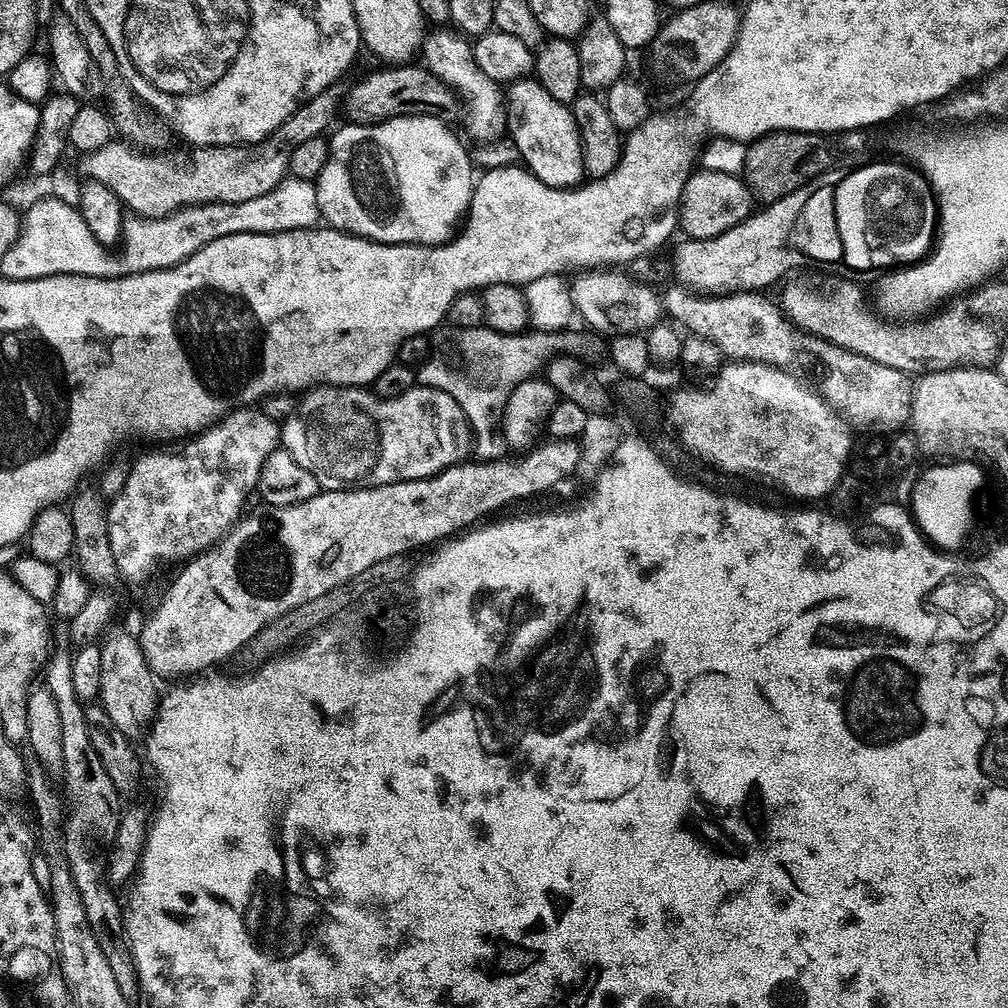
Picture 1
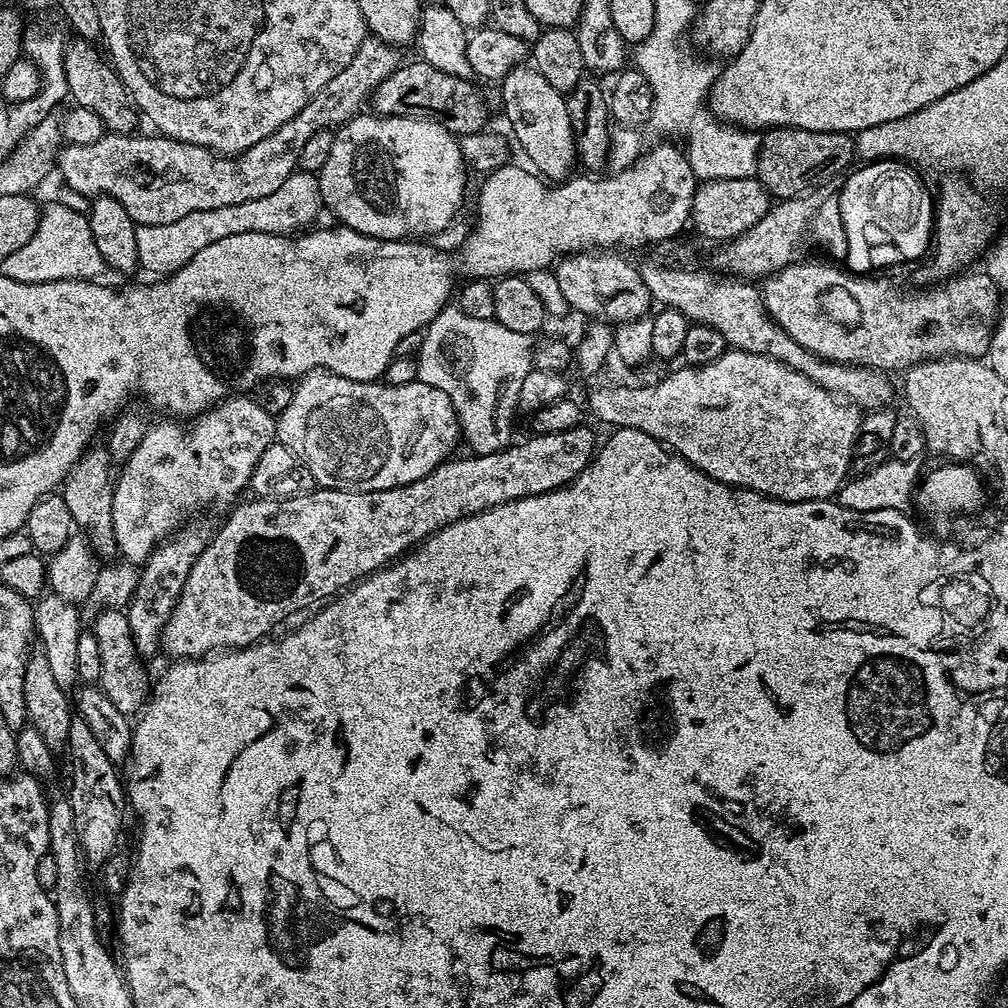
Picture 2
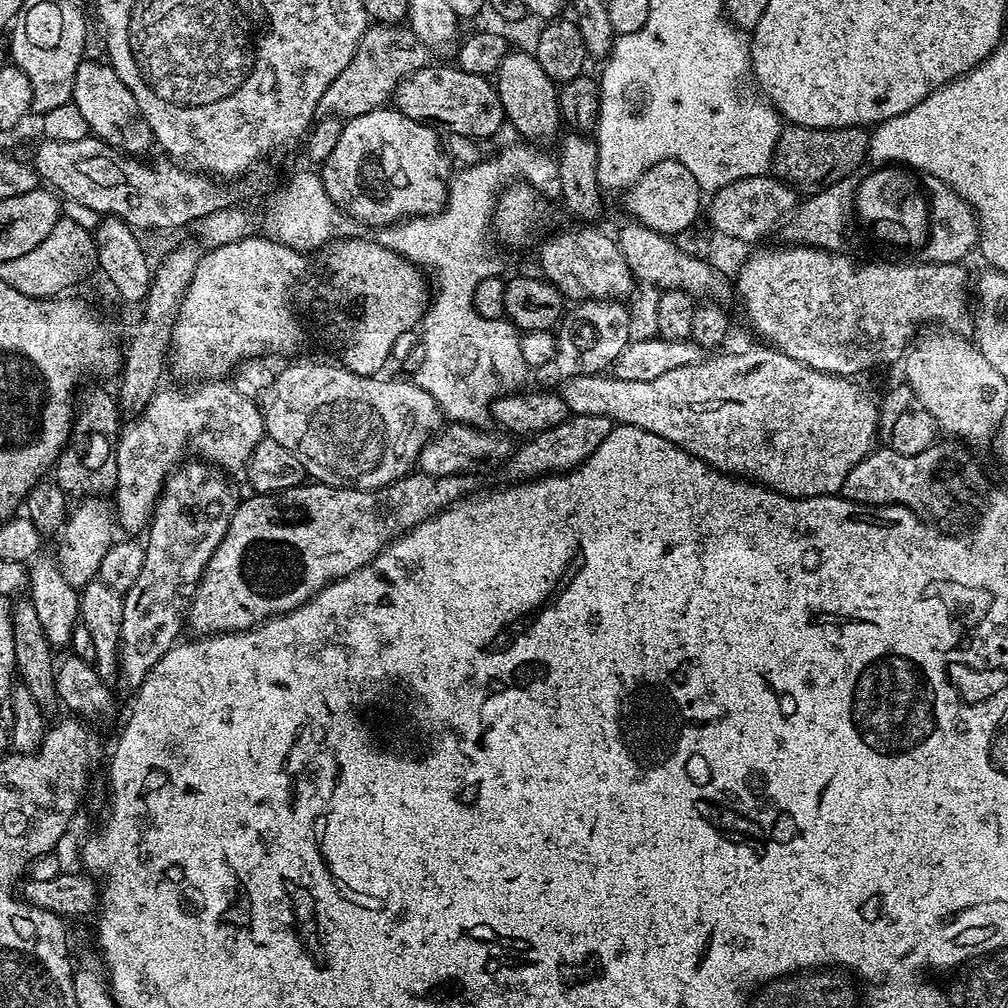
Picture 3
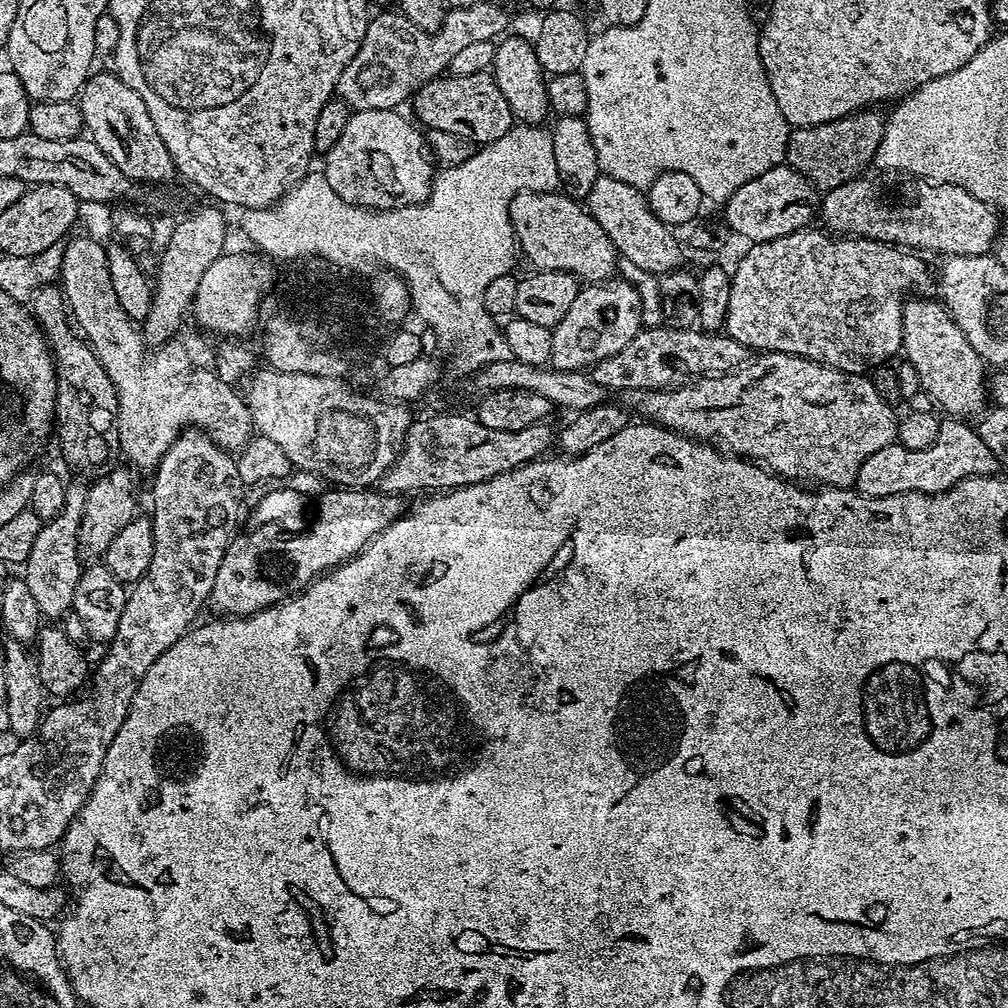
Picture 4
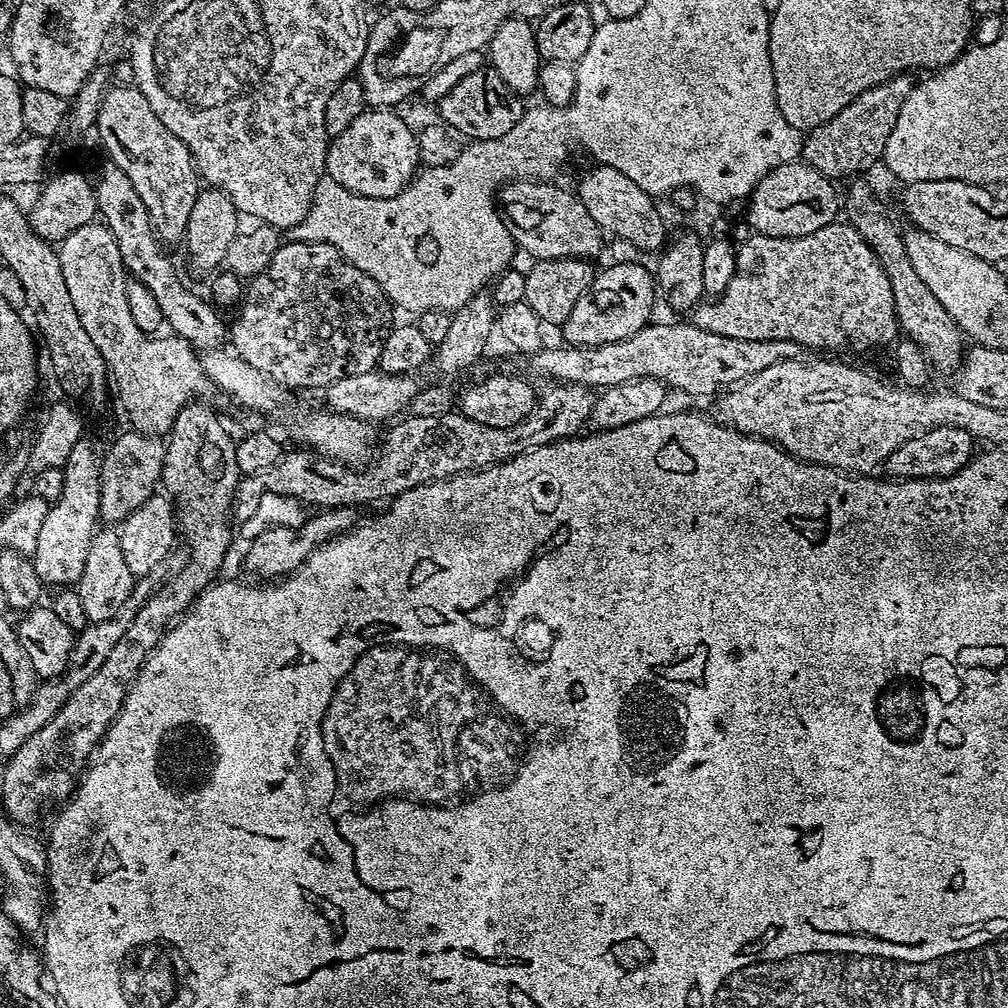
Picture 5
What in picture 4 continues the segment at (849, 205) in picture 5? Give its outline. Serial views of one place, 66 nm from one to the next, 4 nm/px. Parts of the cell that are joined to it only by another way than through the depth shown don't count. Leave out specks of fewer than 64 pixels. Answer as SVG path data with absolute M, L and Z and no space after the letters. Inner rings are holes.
M908 298L902 310L902 356L914 366L923 395L929 396L949 417L968 418L986 404L986 365L984 359L966 342L966 334L954 322L952 313L937 299Z

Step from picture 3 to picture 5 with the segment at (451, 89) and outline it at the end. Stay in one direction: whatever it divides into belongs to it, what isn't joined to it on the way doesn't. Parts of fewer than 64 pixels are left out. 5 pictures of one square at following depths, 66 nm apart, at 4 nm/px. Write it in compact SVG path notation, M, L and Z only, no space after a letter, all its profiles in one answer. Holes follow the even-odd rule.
M485 66L462 78L450 94L446 94L438 102L440 108L439 119L453 133L468 136L469 141L473 140L493 140L502 138L504 134L510 134L514 126L518 126L520 117L524 115L525 105L520 105L521 97L510 90L506 82L497 74L496 69Z

